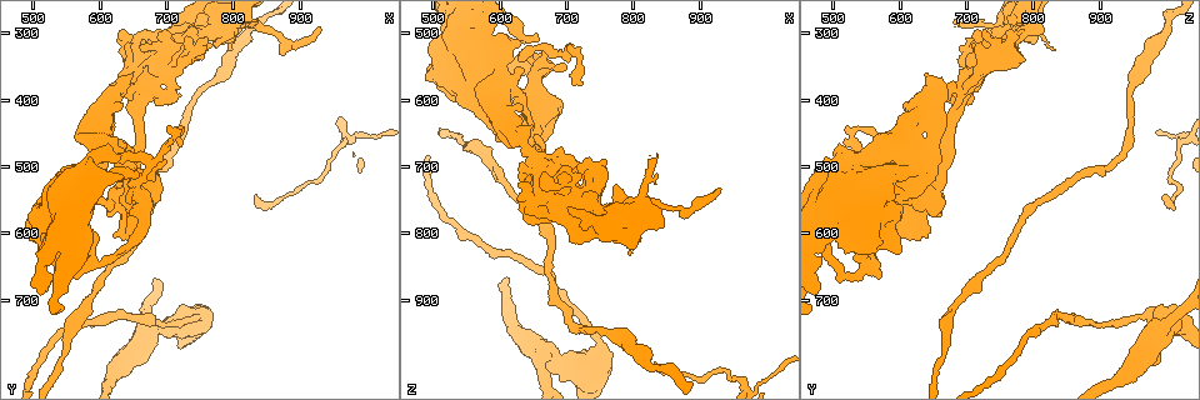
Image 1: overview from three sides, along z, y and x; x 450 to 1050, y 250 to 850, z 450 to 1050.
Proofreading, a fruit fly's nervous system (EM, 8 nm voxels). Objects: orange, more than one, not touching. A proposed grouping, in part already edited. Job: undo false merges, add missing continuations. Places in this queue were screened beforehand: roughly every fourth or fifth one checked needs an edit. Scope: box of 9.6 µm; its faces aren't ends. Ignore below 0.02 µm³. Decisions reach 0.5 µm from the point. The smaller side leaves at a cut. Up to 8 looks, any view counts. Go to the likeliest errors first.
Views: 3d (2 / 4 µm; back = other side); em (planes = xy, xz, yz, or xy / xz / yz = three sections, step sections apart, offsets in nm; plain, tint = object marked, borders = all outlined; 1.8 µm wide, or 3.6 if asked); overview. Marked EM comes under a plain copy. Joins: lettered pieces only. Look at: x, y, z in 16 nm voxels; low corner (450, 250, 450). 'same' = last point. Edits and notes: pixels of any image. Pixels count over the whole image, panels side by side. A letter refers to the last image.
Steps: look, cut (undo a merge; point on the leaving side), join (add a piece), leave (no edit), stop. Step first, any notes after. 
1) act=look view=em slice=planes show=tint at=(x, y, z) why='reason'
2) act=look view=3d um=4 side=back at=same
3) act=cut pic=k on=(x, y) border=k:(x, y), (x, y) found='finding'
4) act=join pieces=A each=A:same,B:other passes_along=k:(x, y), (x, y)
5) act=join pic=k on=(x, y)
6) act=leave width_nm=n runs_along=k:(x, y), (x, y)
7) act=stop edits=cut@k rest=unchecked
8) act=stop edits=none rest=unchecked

act=look view=em um=3.6 slice=xz step=4 show=tint at=(670, 755, 990)

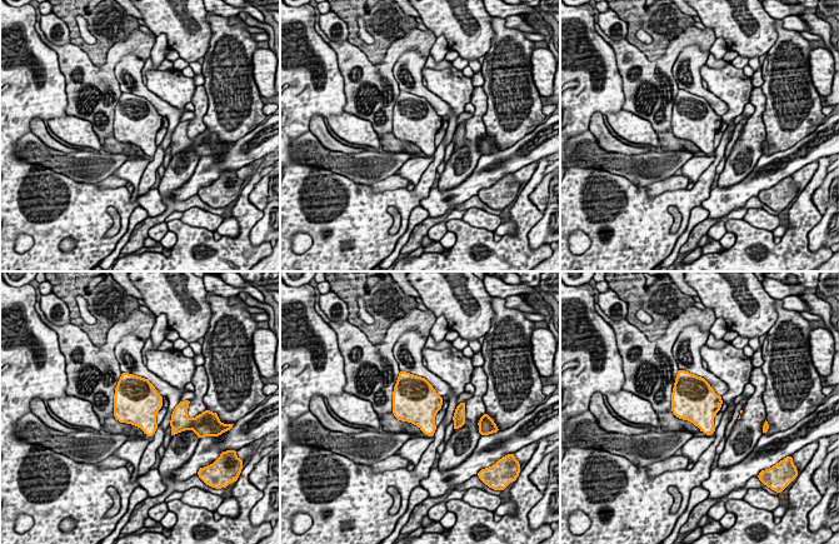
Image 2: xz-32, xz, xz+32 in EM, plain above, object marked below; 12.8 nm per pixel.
act=look view=em um=3.6 slice=planes show=borders at=same

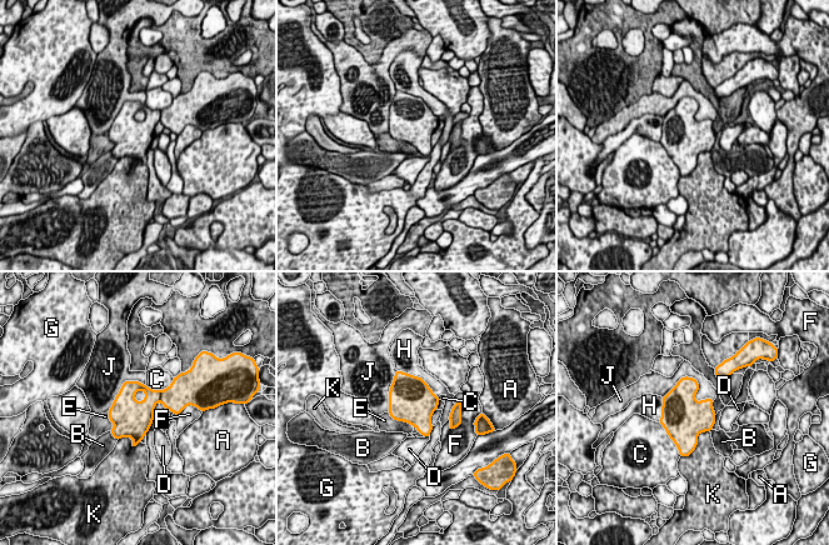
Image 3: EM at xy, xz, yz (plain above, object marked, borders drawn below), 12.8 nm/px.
act=cut pic=3 on=(146, 406) longest_contact=J:650nm each=A:other,B:other,C:other,D:other,E:other,F:other,G:other,H:other,J:other,K:other found='a second cell is stuck on'

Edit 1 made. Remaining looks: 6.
act=look view=3d um=4 at=(705, 450, 525) why='abrupt turn'

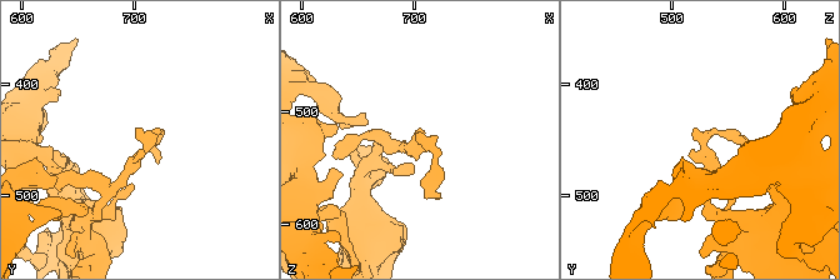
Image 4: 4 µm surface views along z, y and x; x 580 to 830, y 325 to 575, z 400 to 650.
act=look view=em slice=yz step=8 show=tint at=(710, 454, 524)

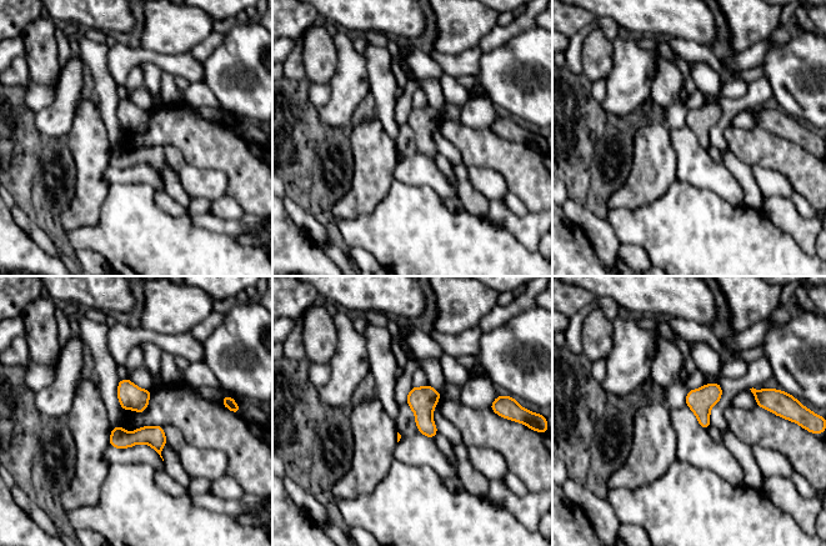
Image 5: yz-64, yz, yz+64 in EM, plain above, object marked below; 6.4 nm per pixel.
act=look view=em slice=planes show=borders at=same

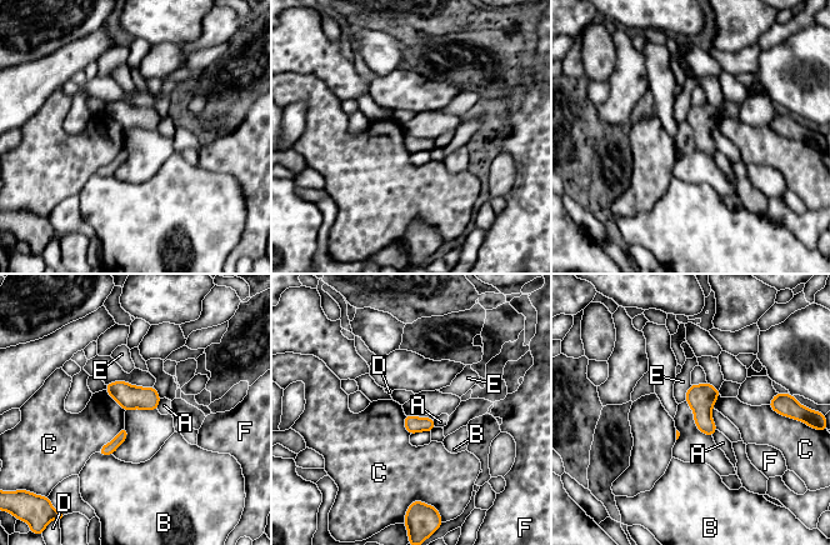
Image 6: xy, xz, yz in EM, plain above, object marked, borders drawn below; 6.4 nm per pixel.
act=leave each=A:other,B:other,C:other,D:other,E:other,F:other found='continuous, no second cell'

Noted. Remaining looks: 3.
act=look view=3d um=2 at=(960, 475, 1020) why='thick turns thin'

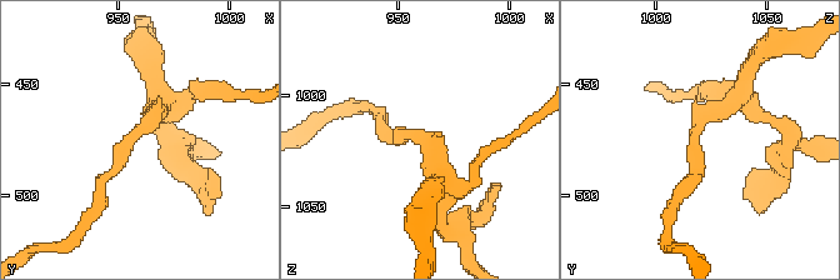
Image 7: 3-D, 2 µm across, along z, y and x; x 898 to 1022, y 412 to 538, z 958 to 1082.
act=look view=em slice=planes show=borders at=(962, 469, 1019) why='need the tissue'

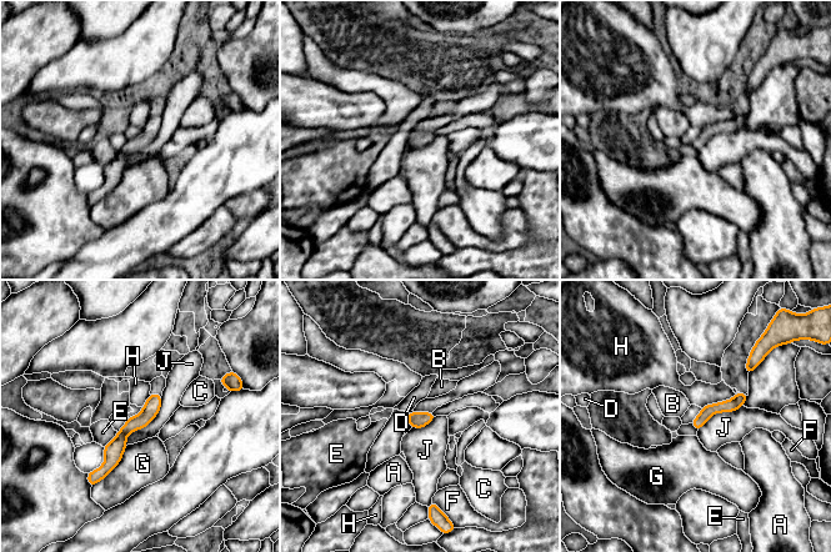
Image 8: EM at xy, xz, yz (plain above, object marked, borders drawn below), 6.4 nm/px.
act=leave longest_contact=J:400nm each=A:other,B:other,C:other,D:other,E:other,F:other,G:other,H:other,J:other runs_along=8:(155, 396), (93, 477) found='continuous, no second cell'

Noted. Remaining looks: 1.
act=stop edits=cut@3 rest=unchecked

